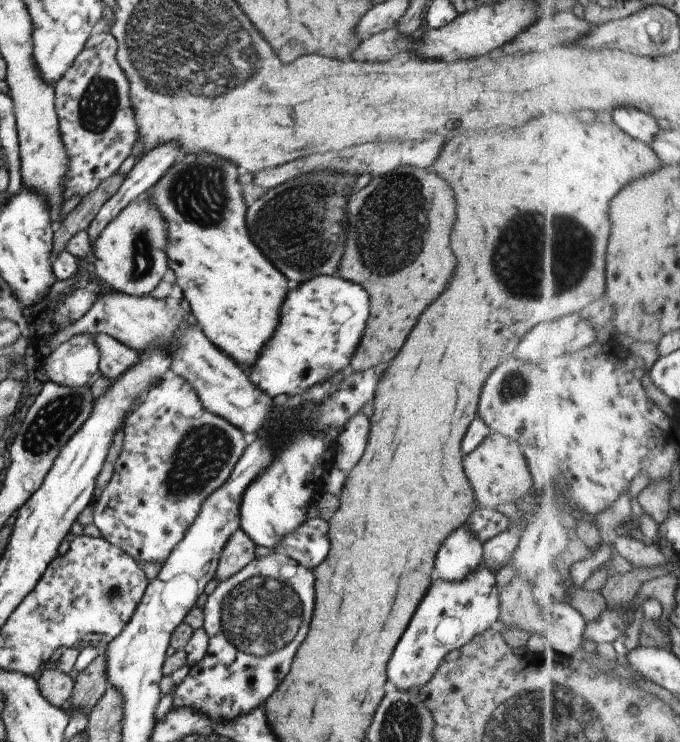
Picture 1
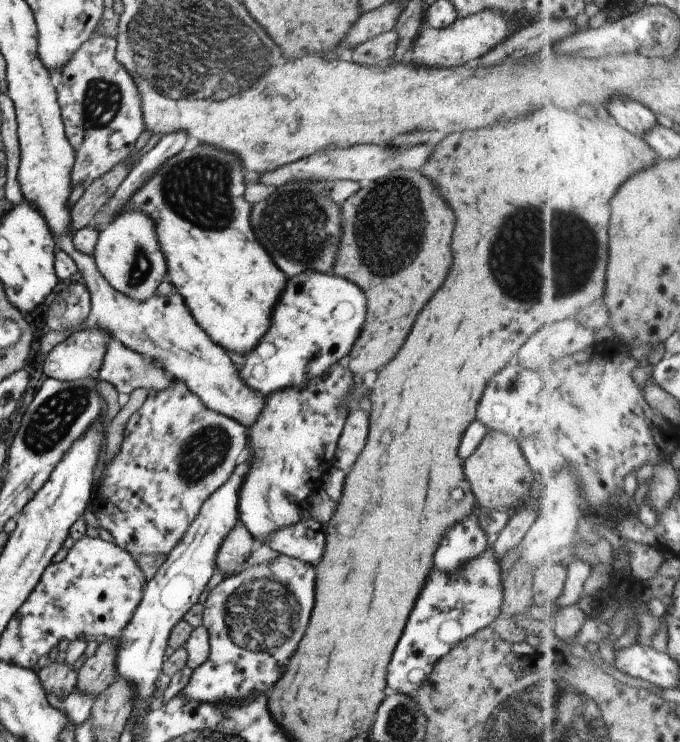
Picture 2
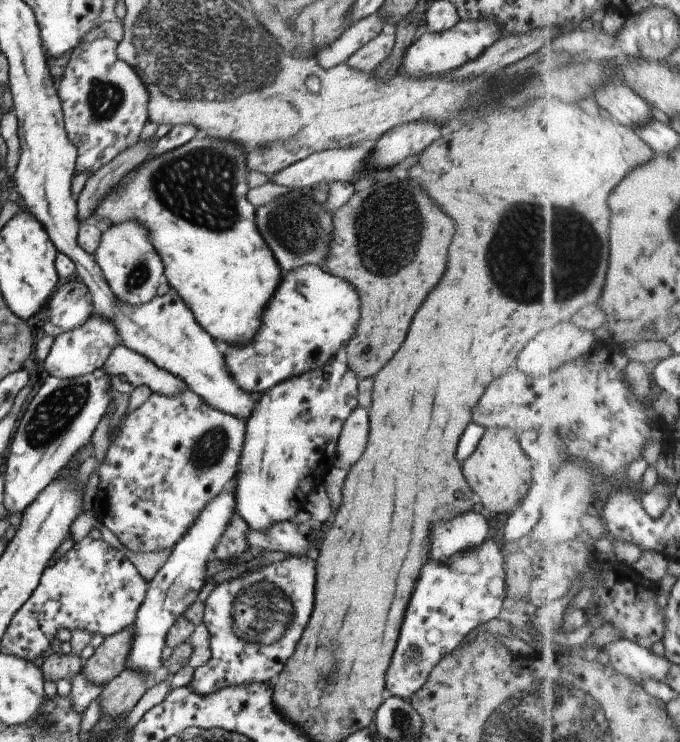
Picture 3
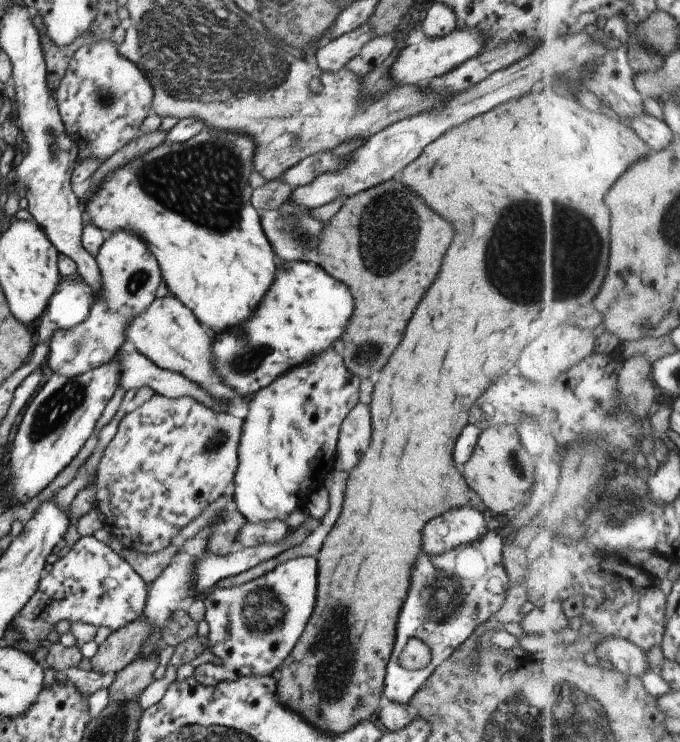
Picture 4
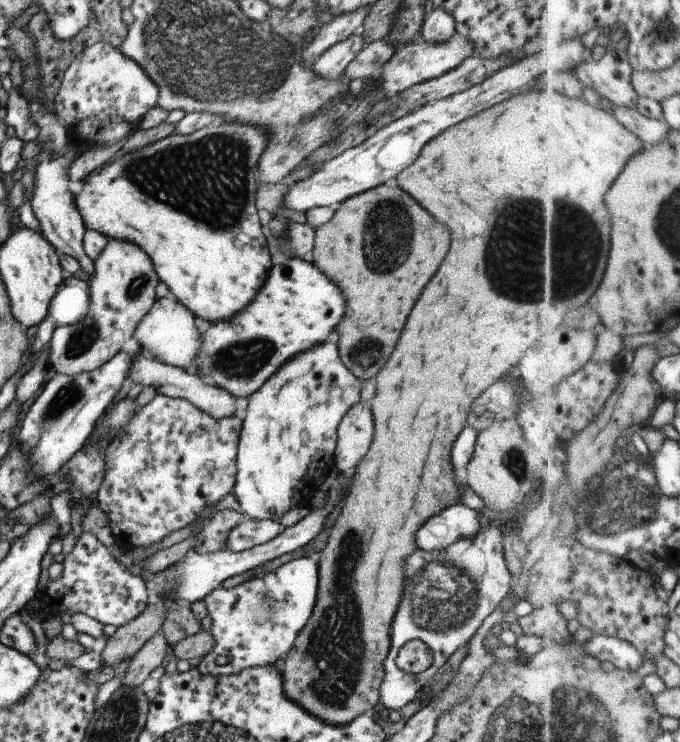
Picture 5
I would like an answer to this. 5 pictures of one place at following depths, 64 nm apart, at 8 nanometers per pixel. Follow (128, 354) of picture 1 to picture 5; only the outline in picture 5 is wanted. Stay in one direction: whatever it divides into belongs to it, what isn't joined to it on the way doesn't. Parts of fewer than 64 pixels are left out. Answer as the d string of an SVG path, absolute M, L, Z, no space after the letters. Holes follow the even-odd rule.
M143 351L138 352L136 356L129 372L129 377L135 385L154 386L160 395L187 400L215 419L234 416L236 397L227 390L216 387L196 372L190 372L182 367L163 363L160 359L153 359L152 356L147 357Z

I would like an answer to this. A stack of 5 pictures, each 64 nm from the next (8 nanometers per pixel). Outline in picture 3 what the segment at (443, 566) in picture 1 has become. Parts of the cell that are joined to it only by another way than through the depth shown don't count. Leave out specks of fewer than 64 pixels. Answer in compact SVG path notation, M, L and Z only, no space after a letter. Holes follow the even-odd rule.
M473 510L454 516L454 520L436 522L430 528L430 556L443 565L450 556L478 548L488 539L489 526L482 514Z

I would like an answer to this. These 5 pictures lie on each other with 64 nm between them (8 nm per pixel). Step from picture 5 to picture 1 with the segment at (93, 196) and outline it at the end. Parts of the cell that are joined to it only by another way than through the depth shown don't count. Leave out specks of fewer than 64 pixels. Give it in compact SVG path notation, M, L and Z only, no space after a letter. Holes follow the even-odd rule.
M182 154L166 170L153 188L149 200L157 207L167 233L166 255L169 269L184 293L185 305L210 343L232 358L236 364L251 369L260 352L276 332L280 310L288 296L287 279L274 264L252 243L246 225L247 206L243 200L243 186L238 182L236 164L214 154Z

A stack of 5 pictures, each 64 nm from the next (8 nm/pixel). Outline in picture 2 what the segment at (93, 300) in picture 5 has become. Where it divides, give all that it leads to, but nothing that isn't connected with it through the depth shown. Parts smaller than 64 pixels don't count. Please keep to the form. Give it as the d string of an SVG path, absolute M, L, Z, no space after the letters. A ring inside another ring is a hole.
M126 208L111 224L99 232L92 256L98 272L112 288L134 300L147 300L150 296L155 296L158 286L164 281L164 276L168 272L164 254L160 251L160 240L156 234L154 220L142 210L134 210L134 208ZM102 328L76 330L46 356L42 366L44 374L60 382L92 378L92 374L102 367L110 338Z

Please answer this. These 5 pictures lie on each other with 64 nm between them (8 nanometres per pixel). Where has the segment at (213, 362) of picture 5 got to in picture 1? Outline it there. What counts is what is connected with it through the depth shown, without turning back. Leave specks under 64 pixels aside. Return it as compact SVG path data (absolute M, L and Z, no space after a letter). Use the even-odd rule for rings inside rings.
M320 275L306 280L294 290L289 290L280 310L280 322L276 326L276 332L260 352L254 366L247 369L250 382L274 399L280 394L288 397L300 396L308 388L314 388L316 384L332 378L336 372L348 372L350 360L360 344L369 317L370 302L362 286L336 275Z

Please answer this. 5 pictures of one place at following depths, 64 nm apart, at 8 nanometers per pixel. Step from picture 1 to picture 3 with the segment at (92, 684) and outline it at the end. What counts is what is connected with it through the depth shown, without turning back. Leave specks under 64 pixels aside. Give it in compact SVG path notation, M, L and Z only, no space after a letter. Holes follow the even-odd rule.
M124 628L121 632L104 638L94 654L85 661L82 674L95 685L106 686L126 669L128 654L132 648L136 628Z

